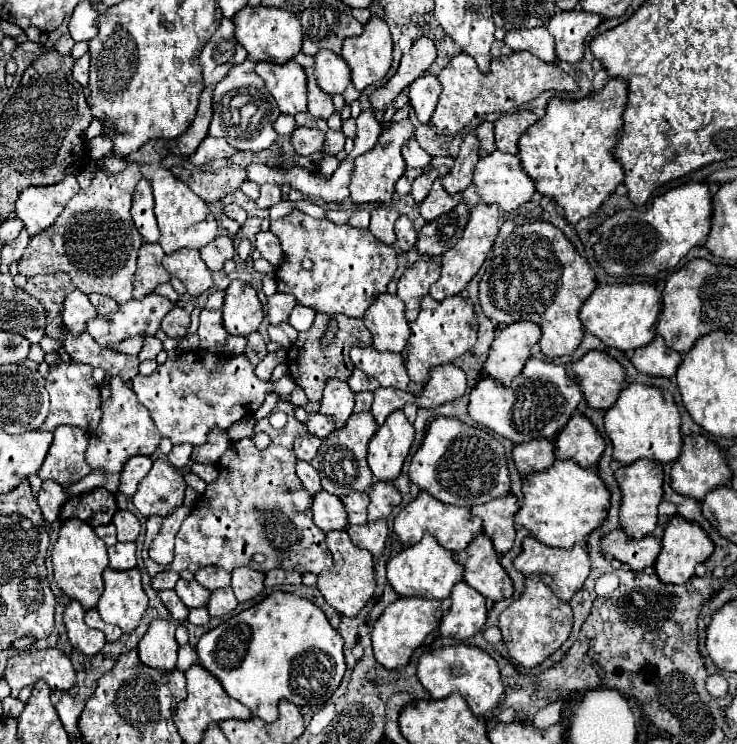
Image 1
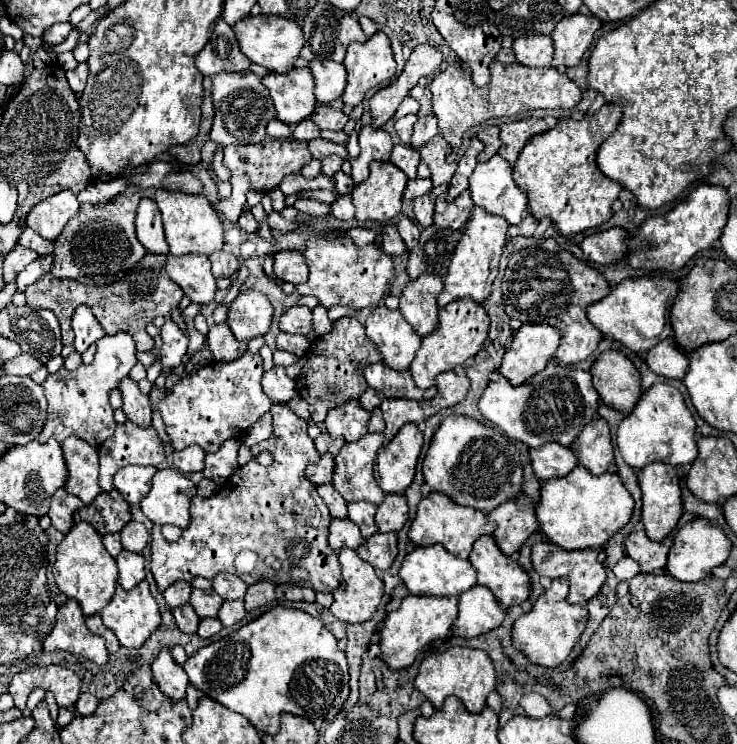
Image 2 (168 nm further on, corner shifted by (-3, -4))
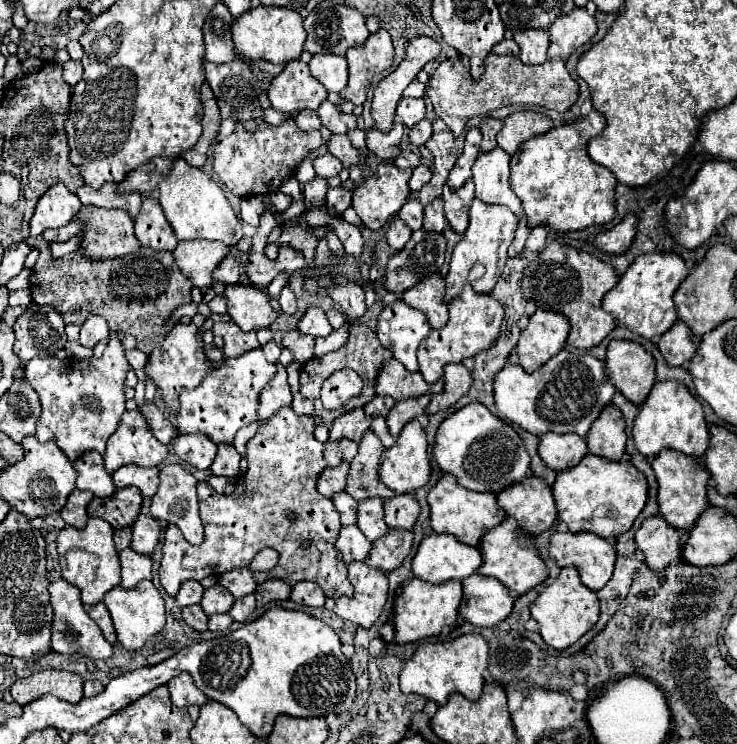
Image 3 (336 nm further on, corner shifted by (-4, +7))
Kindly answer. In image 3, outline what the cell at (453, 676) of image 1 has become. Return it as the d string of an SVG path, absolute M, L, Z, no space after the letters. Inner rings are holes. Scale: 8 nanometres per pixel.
M464 634L448 642L420 644L414 656L404 664L400 672L400 690L408 694L420 694L444 706L452 692L460 692L468 700L478 700L484 686L484 674L488 670L488 646L480 634Z

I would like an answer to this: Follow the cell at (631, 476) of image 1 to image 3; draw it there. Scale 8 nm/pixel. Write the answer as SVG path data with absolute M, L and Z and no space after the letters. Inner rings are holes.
M664 450L652 460L652 468L658 478L658 504L660 504L660 516L672 524L674 528L686 528L690 530L698 516L710 506L708 504L708 484L710 484L710 472L706 470L704 462L700 458L684 456L676 450Z

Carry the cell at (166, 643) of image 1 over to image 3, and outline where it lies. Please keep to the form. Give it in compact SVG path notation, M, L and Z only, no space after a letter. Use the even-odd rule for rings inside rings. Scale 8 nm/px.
M182 672L180 676L172 678L168 682L168 688L170 688L172 702L178 708L186 708L186 706L192 706L192 704L202 706L202 704L208 702L206 694L196 688L196 684L190 680L190 674L188 672Z

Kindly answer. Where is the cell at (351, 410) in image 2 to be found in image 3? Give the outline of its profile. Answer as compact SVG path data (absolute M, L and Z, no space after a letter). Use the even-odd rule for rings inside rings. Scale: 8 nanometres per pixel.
M356 408L354 412L348 412L344 416L340 416L330 430L330 440L332 442L340 442L342 438L348 438L352 442L360 442L364 432L370 428L372 418L368 414L364 414L362 408Z

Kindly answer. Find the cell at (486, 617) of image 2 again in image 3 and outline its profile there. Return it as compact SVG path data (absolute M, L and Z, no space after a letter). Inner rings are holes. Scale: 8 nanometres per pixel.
M474 574L462 580L462 586L464 600L460 604L460 616L466 622L484 628L494 626L510 616L514 608L514 596L496 578Z

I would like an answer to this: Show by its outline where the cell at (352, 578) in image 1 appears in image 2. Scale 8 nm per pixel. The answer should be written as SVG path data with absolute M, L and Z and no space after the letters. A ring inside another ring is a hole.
M349 547L339 551L339 563L343 567L345 585L333 591L335 603L329 609L345 623L363 623L373 617L381 601L383 581L375 575L375 569Z

